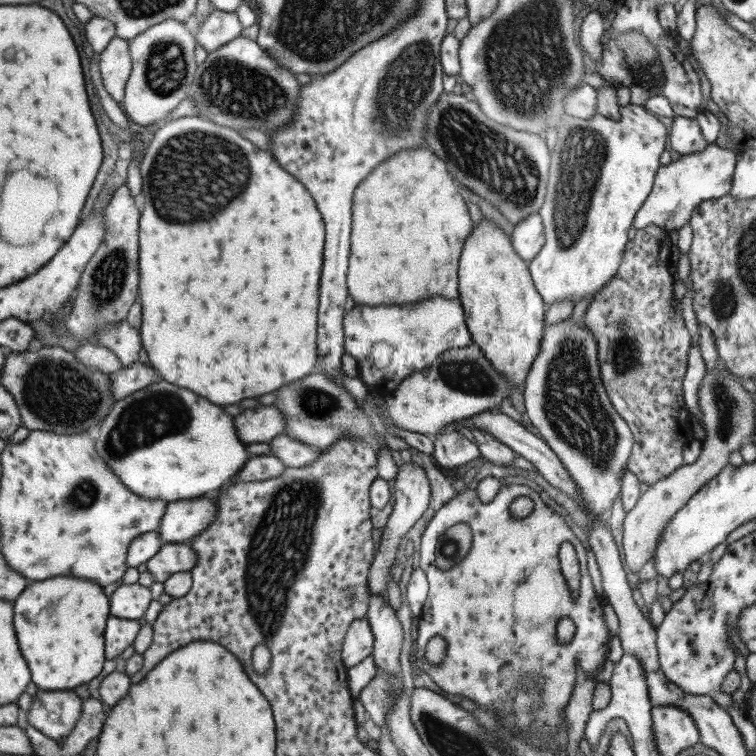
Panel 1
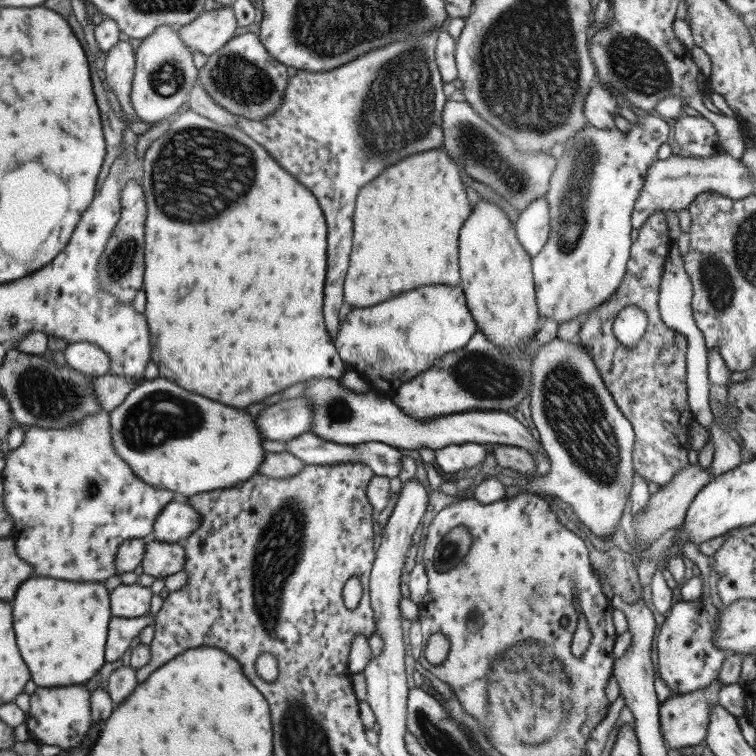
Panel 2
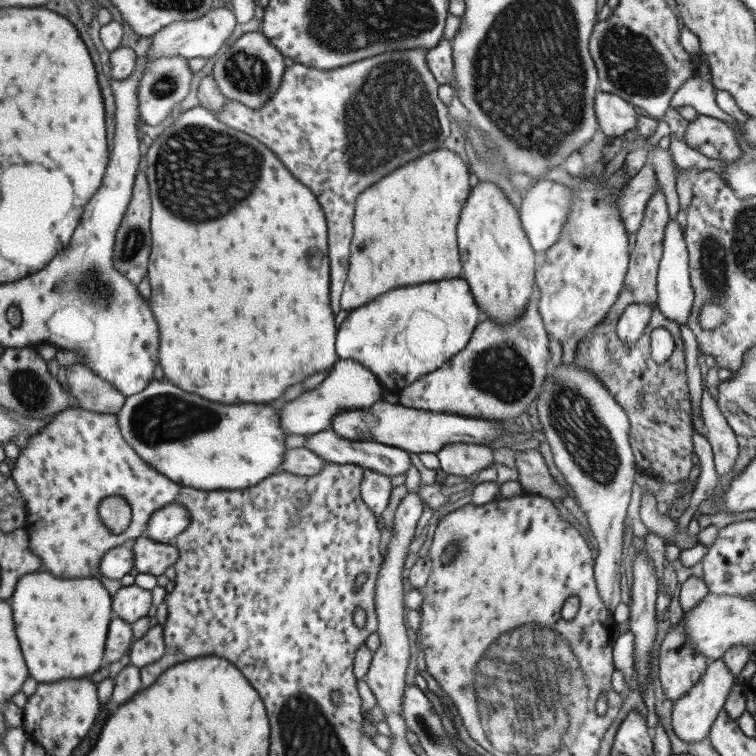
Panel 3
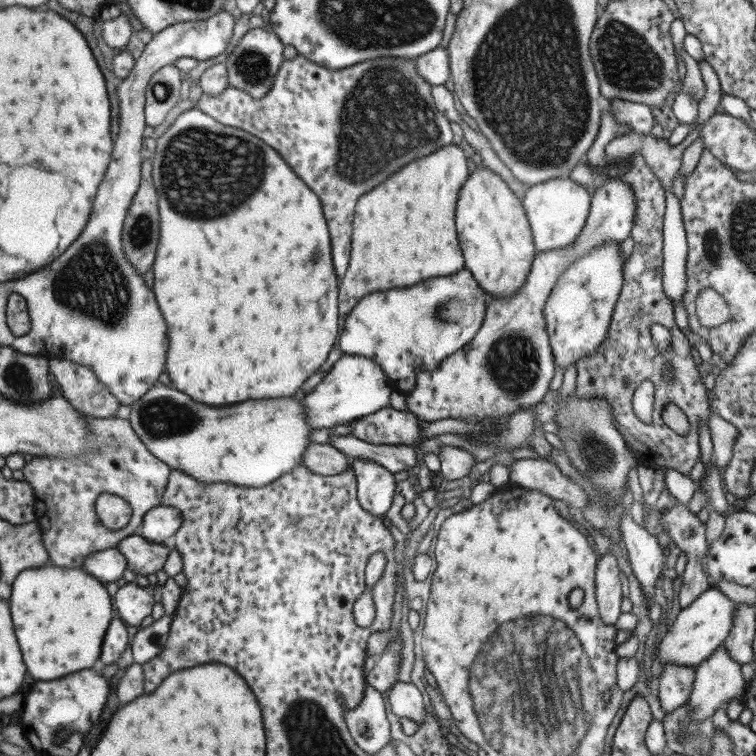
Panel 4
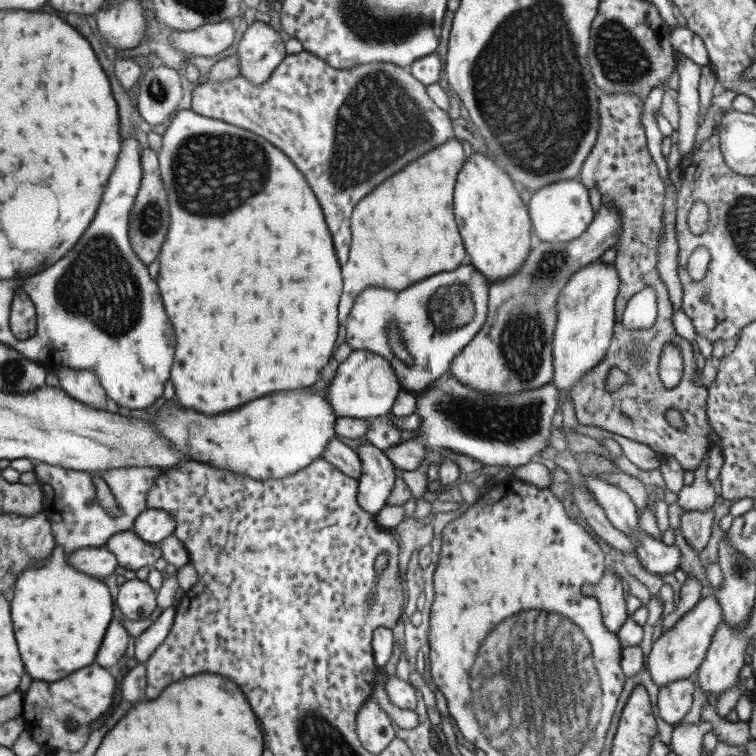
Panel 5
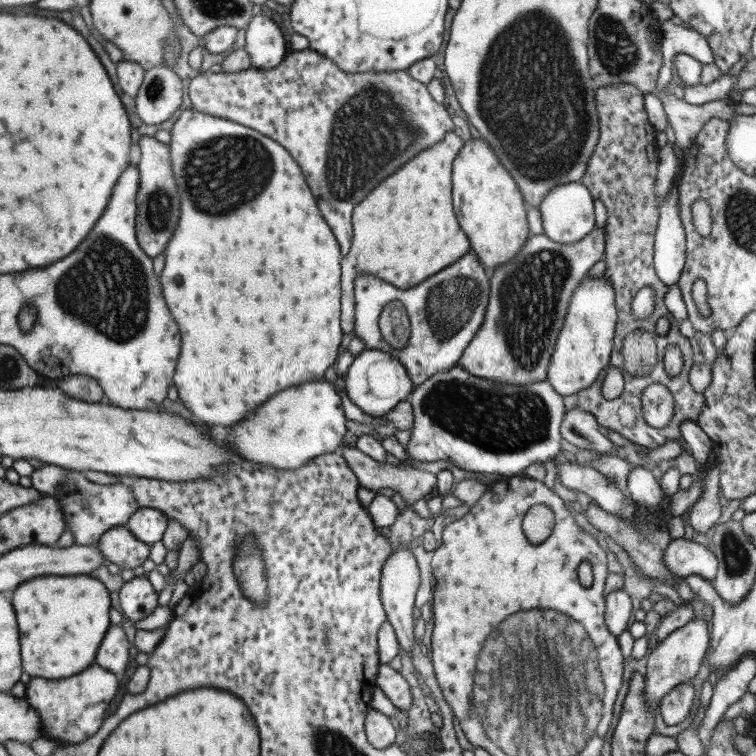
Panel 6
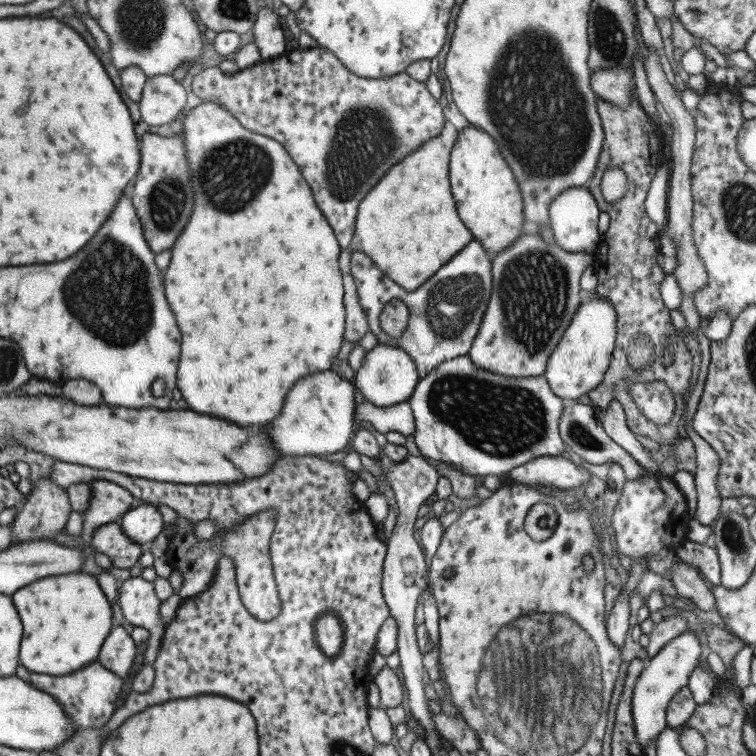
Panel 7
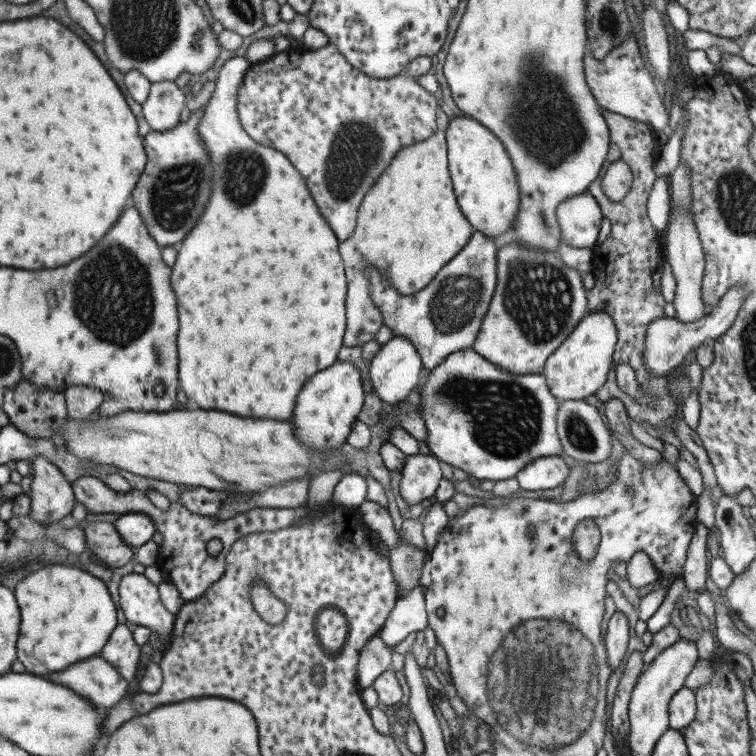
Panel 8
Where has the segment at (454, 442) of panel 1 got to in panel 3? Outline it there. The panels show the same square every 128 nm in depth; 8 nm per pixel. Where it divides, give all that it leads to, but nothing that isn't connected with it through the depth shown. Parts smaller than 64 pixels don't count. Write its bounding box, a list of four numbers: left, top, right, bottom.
[437,443,493,477]

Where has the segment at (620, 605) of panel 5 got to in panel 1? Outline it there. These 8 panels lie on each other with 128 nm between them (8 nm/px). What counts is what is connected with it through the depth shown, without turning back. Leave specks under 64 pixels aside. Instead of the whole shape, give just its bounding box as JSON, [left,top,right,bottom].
[523,317,633,519]

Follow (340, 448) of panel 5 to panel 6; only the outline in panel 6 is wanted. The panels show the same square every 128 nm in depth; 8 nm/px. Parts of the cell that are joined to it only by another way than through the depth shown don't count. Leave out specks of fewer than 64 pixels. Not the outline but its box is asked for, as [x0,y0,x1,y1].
[341,444,436,508]

